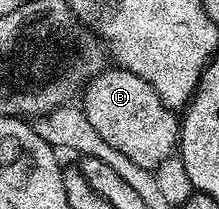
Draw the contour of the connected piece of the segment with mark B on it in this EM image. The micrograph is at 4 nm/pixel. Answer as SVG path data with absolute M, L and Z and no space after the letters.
M105 67L97 73L82 90L82 110L102 138L139 167L155 170L157 165L177 152L180 140L177 114L162 103L158 91L154 91L146 79L130 71Z

